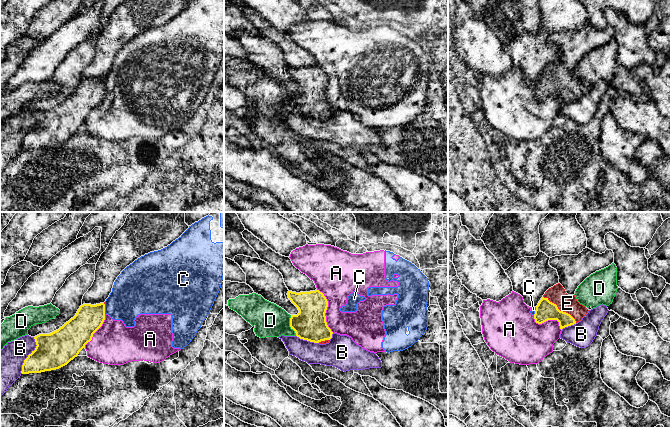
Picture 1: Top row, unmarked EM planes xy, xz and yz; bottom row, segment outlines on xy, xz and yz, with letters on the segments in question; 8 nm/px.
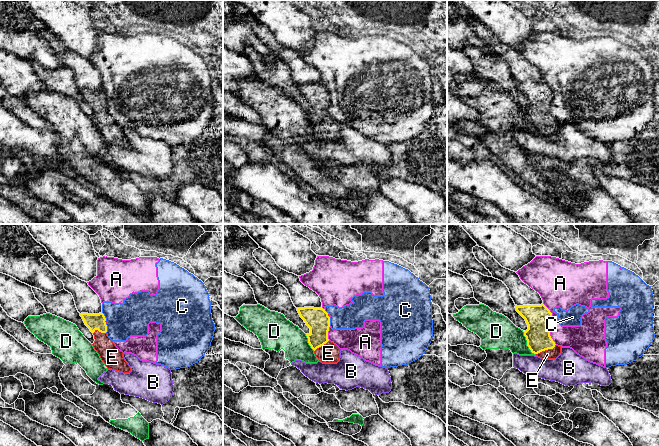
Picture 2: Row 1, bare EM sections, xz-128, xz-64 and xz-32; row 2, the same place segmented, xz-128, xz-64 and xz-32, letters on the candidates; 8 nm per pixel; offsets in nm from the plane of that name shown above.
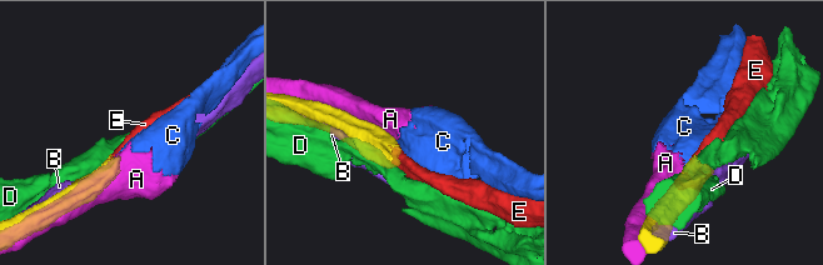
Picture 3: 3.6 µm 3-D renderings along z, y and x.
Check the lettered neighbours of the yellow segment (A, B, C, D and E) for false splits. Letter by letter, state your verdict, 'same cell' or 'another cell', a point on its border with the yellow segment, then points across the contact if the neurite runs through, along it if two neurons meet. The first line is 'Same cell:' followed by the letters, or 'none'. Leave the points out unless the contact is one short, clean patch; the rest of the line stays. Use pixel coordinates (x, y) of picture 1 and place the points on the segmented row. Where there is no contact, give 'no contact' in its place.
Same cell: E
A: another cell; contact xz (326, 309)
B: another cell; contact xy (28, 355)
C: another cell; contact xy (104, 308); border xy (104, 304), (105, 312)
D: another cell; contact xz (290, 325)
E: same cell; contact yz (559, 310)

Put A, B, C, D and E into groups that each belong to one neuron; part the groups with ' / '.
A C / B / D / E

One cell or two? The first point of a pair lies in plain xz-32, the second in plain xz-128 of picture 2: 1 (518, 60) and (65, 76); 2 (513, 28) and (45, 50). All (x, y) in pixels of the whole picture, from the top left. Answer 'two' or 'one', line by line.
1: two
2: two

